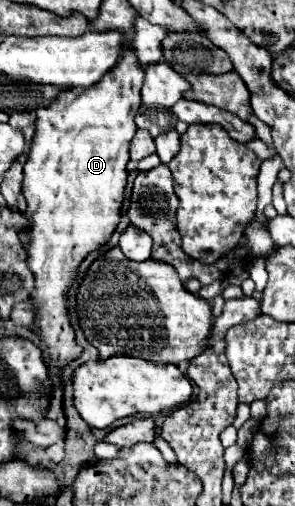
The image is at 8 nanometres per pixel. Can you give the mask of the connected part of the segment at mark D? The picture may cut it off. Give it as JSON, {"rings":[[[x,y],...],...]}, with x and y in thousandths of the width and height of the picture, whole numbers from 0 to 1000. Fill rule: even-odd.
{"rings":[[[407,103],[407,126],[393,126],[393,134],[380,134],[380,142],[366,142],[366,150],[339,158],[339,166],[319,166],[312,174],[231,174],[203,182],[203,190],[190,190],[190,198],[176,198],[163,213],[136,213],[136,221],[122,221],[122,265],[108,277],[95,320],[81,328],[75,360],[75,383],[95,403],[95,443],[68,470],[95,498],[95,526],[122,549],[108,589],[122,605],[129,664],[163,688],[176,723],[197,731],[264,708],[278,696],[278,688],[251,672],[251,652],[231,636],[231,617],[217,605],[224,569],[244,561],[258,530],[285,514],[285,506],[325,490],[346,490],[407,439],[407,411],[434,348],[434,340],[414,340],[414,332],[427,332],[441,316],[434,285],[468,257],[454,245],[454,225],[481,206],[481,158],[488,134],[461,126],[461,111],[447,111],[447,103]]]}

